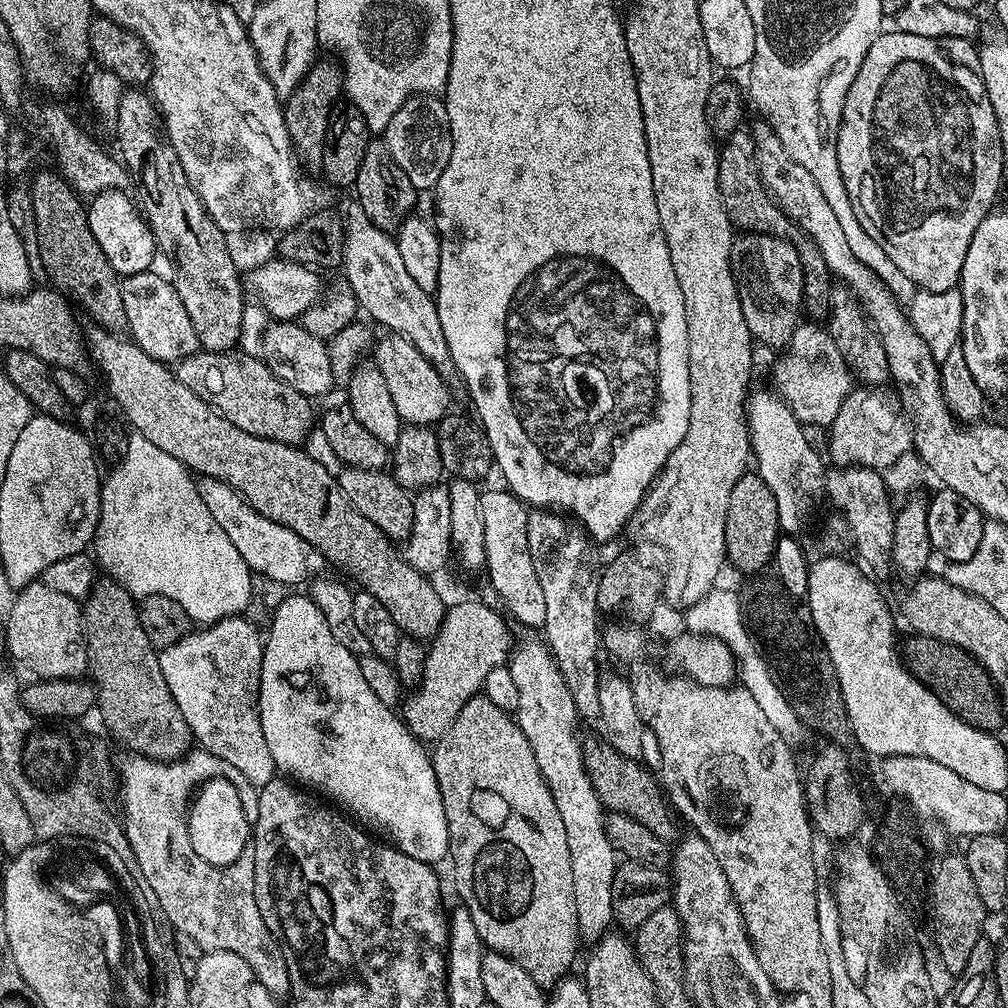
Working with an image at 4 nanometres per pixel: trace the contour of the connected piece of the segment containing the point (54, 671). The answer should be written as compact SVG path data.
M33 582L25 584L19 589L20 592L16 596L16 601L12 604L12 609L8 612L8 625L4 628L4 640L8 643L8 652L21 664L24 668L29 668L33 672L33 677L42 680L75 680L83 677L88 672L88 645L84 642L84 618L82 615L81 605L74 598L70 598L66 594L58 594L58 590L50 590L50 586L46 586L42 582Z

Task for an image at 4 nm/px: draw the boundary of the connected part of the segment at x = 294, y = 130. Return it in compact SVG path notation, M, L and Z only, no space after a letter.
M317 59L305 74L302 83L283 101L284 121L286 122L286 130L290 134L292 149L301 169L308 174L319 173L324 167L324 147L328 137L328 121L333 108L341 99L344 87L343 67L335 59L332 60Z

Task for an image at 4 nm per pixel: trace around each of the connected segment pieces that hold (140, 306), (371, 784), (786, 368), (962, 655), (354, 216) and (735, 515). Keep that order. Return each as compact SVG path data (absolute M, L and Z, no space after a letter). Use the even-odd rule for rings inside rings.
M156 270L139 272L123 277L120 289L122 306L126 306L127 335L139 348L146 350L150 358L172 366L201 351L198 334L194 334L186 306L182 306L182 298L178 298L178 290L167 275L159 276Z
M311 595L286 597L277 606L268 632L266 628L264 657L262 658L262 670L260 671L260 721L262 722L262 735L266 737L266 746L270 749L270 758L274 758L277 769L285 777L291 778L301 785L309 784L309 786L304 786L309 789L317 788L317 790L312 789L317 793L325 792L329 796L327 799L333 805L339 806L349 817L359 821L365 829L371 830L373 833L381 832L381 834L376 834L387 838L401 852L410 854L410 858L418 858L418 862L426 862L436 866L439 865L438 862L443 856L445 859L449 855L450 845L448 842L448 827L446 826L446 810L442 804L442 794L438 790L432 758L429 749L409 731L408 725L404 723L403 719L397 713L395 716L392 712L395 711L389 705L380 701L374 694L374 690L370 690L366 678L362 678L359 659L353 652L346 650L346 646L342 646L342 642L338 642L338 638L334 638L334 634L330 634L330 626L326 626L326 618L322 618L322 610L318 610L318 606L312 600Z
M802 322L794 330L785 355L772 368L775 391L790 406L792 413L805 426L827 429L838 418L838 410L852 393L854 377L852 369L842 358L834 338L823 327Z
M912 634L909 637L908 645L903 645L902 656L912 676L921 680L955 716L962 718L970 726L981 728L983 732L999 733L999 728L1004 724L1006 708L1001 704L1000 693L997 692L996 685L992 683L987 670L978 661L972 659L969 653L963 652L961 648L955 648L952 644L943 644L938 638L919 634Z
M352 206L348 212L348 220L343 225L344 229L344 259L342 261L342 273L348 278L347 287L352 289L356 296L357 305L368 316L373 316L382 327L388 328L389 333L405 336L421 354L438 369L441 374L453 371L450 350L446 346L446 334L442 334L442 322L438 320L438 310L433 293L422 290L414 278L410 278L406 265L402 263L402 257L398 255L398 246L395 239L389 233L382 231L359 206Z
M745 471L742 478L738 478L738 486L730 490L730 506L726 514L726 560L740 572L759 574L772 564L772 555L776 553L776 542L781 539L782 529L778 522L778 502L774 502L774 494L770 494L770 486L762 482L762 478L755 471Z

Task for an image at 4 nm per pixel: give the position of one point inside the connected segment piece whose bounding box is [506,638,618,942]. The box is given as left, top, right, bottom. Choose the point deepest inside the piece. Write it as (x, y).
(546, 713)

